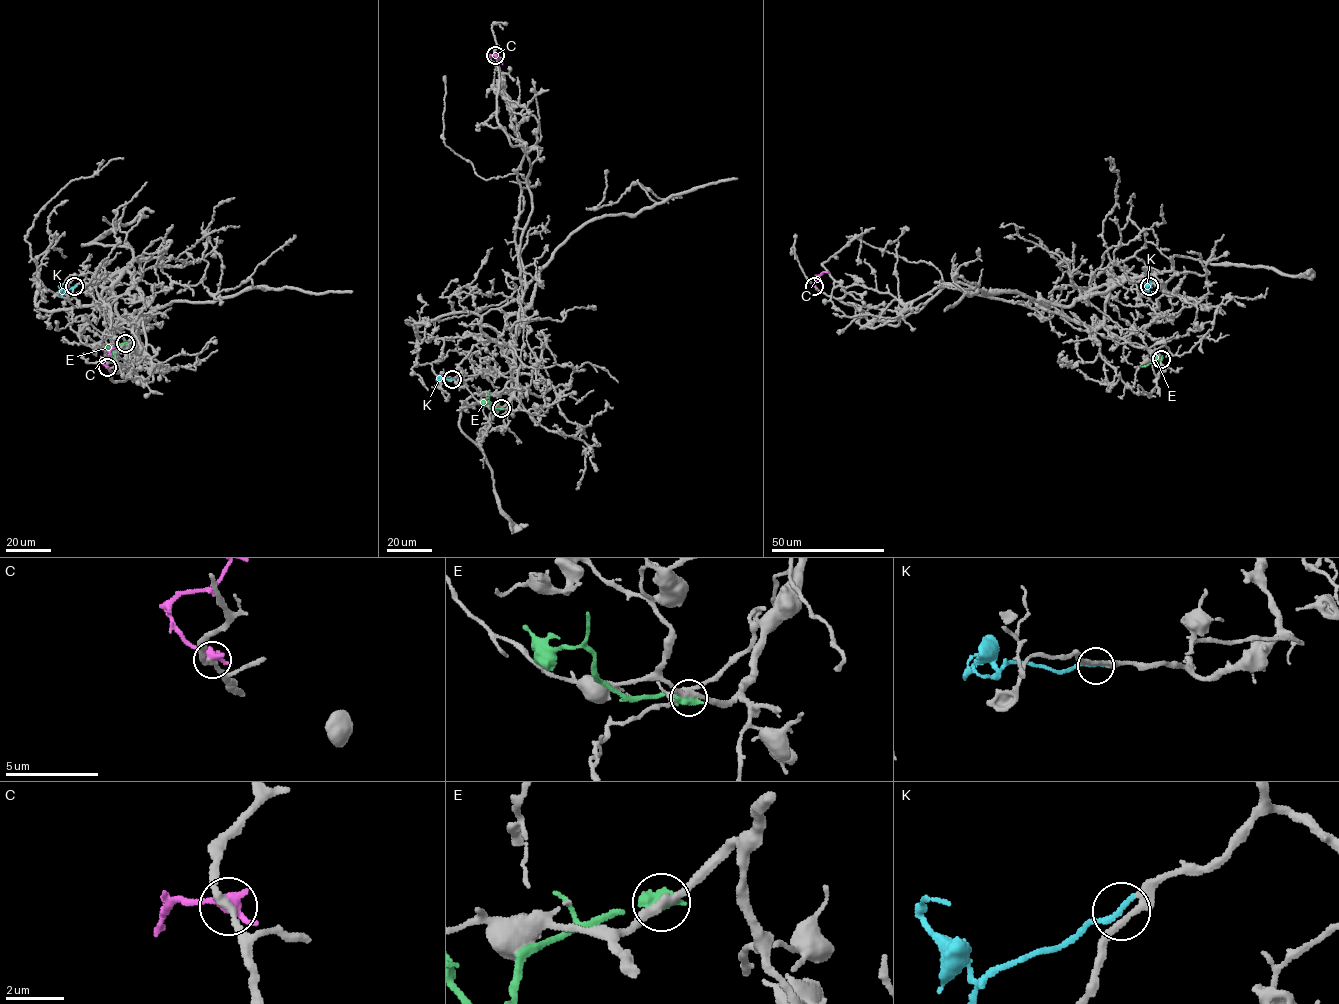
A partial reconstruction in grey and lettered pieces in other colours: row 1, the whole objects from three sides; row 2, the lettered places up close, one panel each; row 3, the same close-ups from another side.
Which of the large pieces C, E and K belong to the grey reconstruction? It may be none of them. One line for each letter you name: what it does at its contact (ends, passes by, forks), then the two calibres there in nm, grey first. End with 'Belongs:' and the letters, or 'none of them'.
K: it ends there; 240 nm thick on the grey side, 240 nm on the other
Belongs: K

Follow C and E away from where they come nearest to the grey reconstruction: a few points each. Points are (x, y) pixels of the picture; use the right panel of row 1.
C: (815, 286), (820, 275), (828, 272)
E: (1161, 359), (1141, 366)

